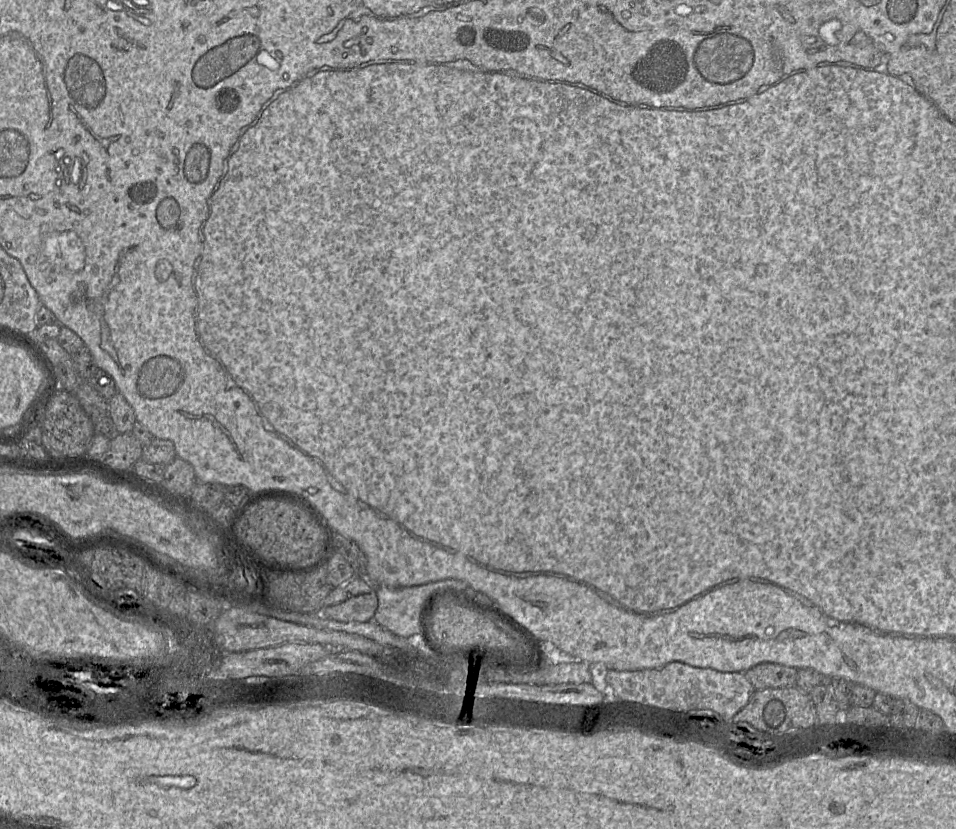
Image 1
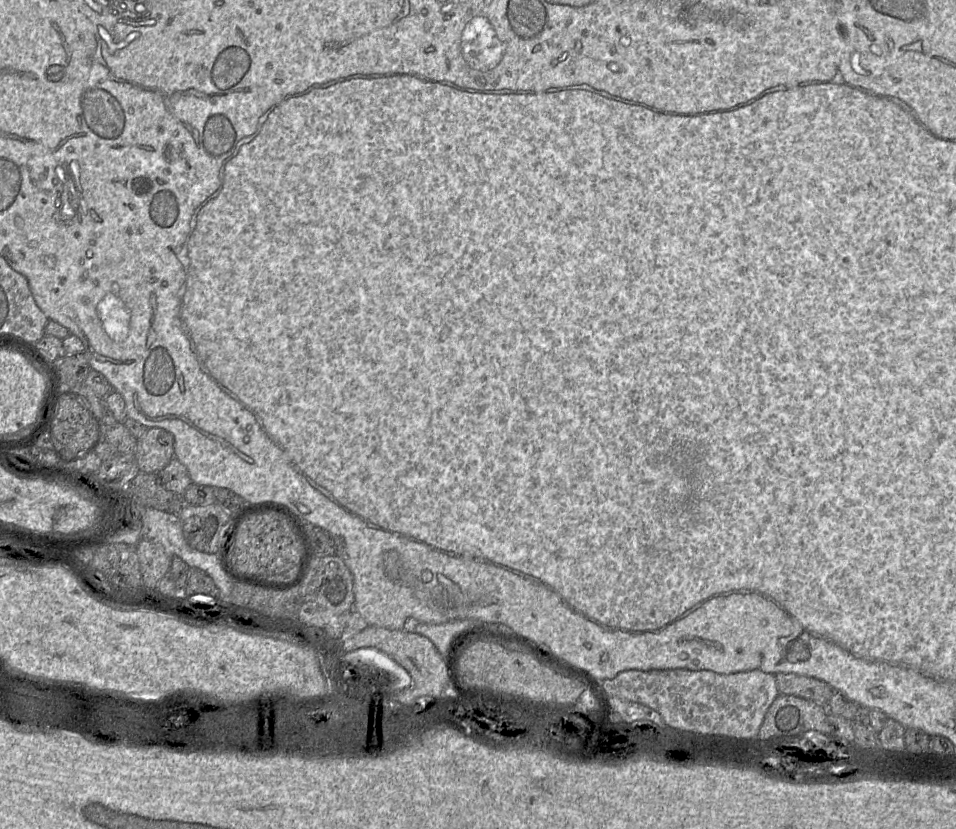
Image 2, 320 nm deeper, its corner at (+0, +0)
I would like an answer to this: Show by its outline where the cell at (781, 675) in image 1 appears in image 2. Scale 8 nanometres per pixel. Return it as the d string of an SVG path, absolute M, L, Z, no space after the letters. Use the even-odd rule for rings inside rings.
M794 673L775 674L780 694L793 695L827 707L834 689L826 682Z

